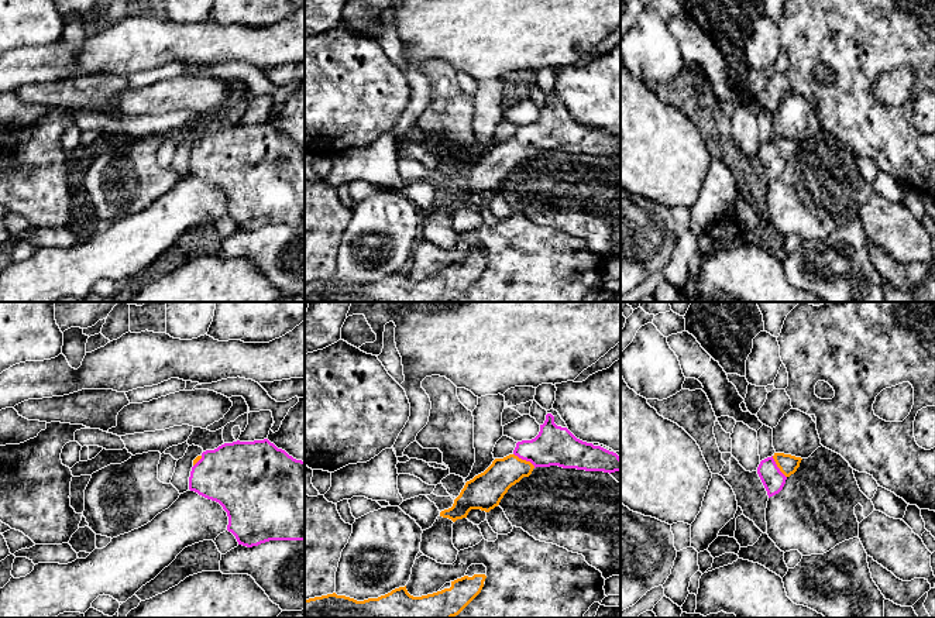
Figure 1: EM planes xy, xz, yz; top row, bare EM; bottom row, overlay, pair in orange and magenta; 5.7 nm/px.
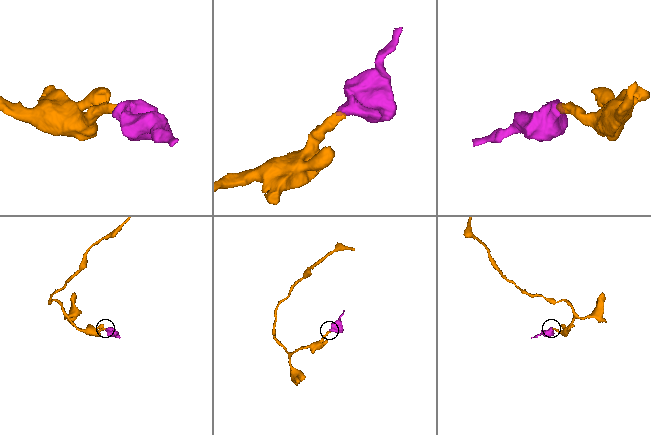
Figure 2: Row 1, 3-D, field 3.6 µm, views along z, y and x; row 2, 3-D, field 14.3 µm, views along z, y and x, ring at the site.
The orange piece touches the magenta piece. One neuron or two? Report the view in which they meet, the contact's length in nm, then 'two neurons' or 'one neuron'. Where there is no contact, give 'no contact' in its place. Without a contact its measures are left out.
xz | 150 nm | one neuron

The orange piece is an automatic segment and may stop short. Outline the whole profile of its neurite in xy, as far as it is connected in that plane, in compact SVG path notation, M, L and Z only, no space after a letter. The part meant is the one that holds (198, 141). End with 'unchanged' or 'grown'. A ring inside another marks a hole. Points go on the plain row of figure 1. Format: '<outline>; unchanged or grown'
M268 123L237 124L203 135L193 144L189 174L223 190L228 200L227 214L238 229L252 231L269 224L305 224L305 145L293 143Z; grown

